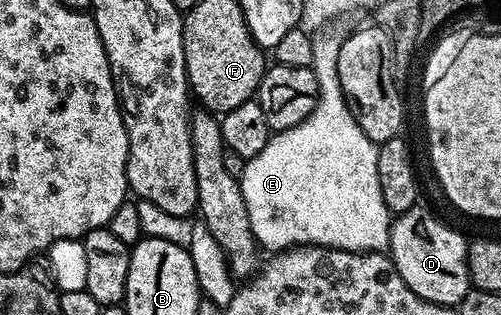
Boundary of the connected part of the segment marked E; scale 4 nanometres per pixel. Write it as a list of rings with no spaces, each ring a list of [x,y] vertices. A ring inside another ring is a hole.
[[[314,42],[314,60],[312,69],[318,81],[318,103],[316,108],[300,124],[296,124],[287,130],[277,131],[264,144],[264,148],[247,161],[245,170],[239,177],[241,191],[244,192],[245,207],[248,208],[249,222],[252,224],[255,243],[263,251],[281,252],[290,249],[291,246],[329,246],[332,250],[351,250],[357,254],[376,254],[385,251],[390,244],[390,223],[392,215],[390,209],[384,204],[380,196],[380,180],[376,176],[376,160],[378,159],[378,146],[360,128],[360,124],[354,119],[354,113],[350,111],[350,105],[346,103],[344,92],[340,88],[340,80],[337,78],[337,52],[338,42]]]

